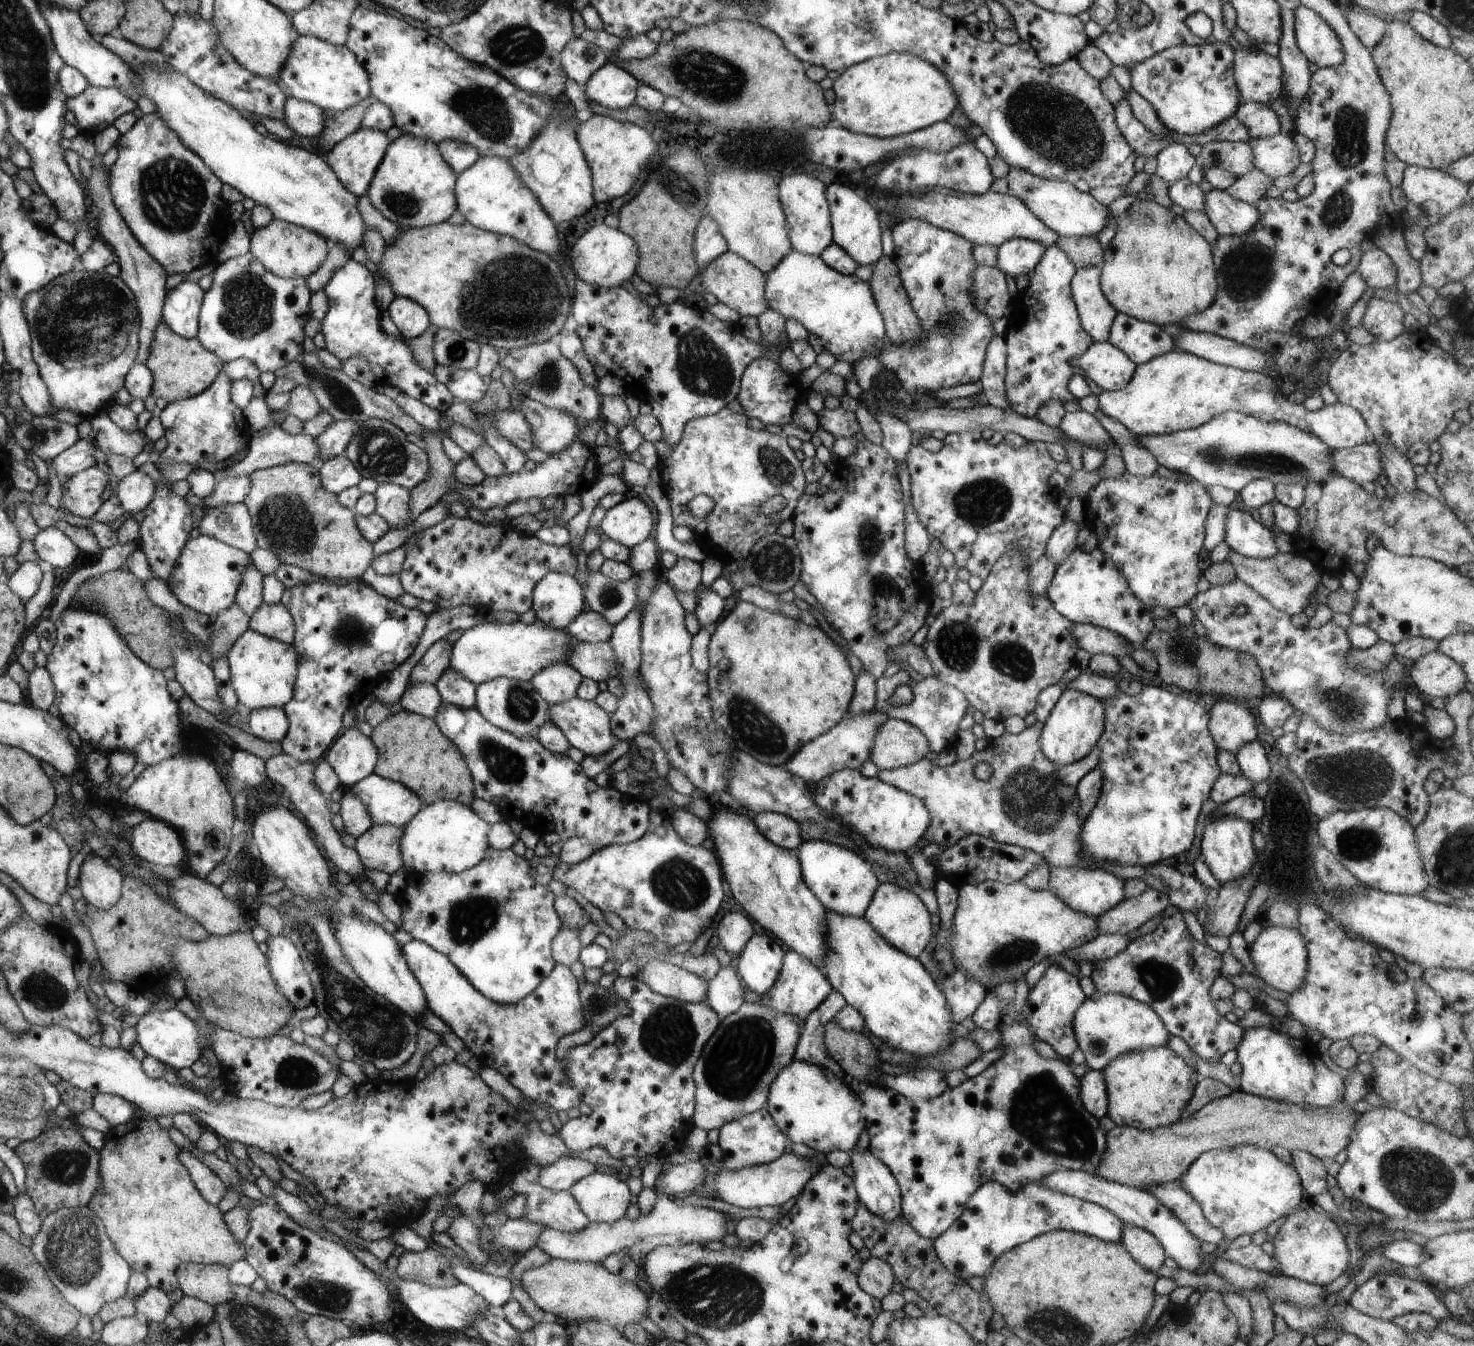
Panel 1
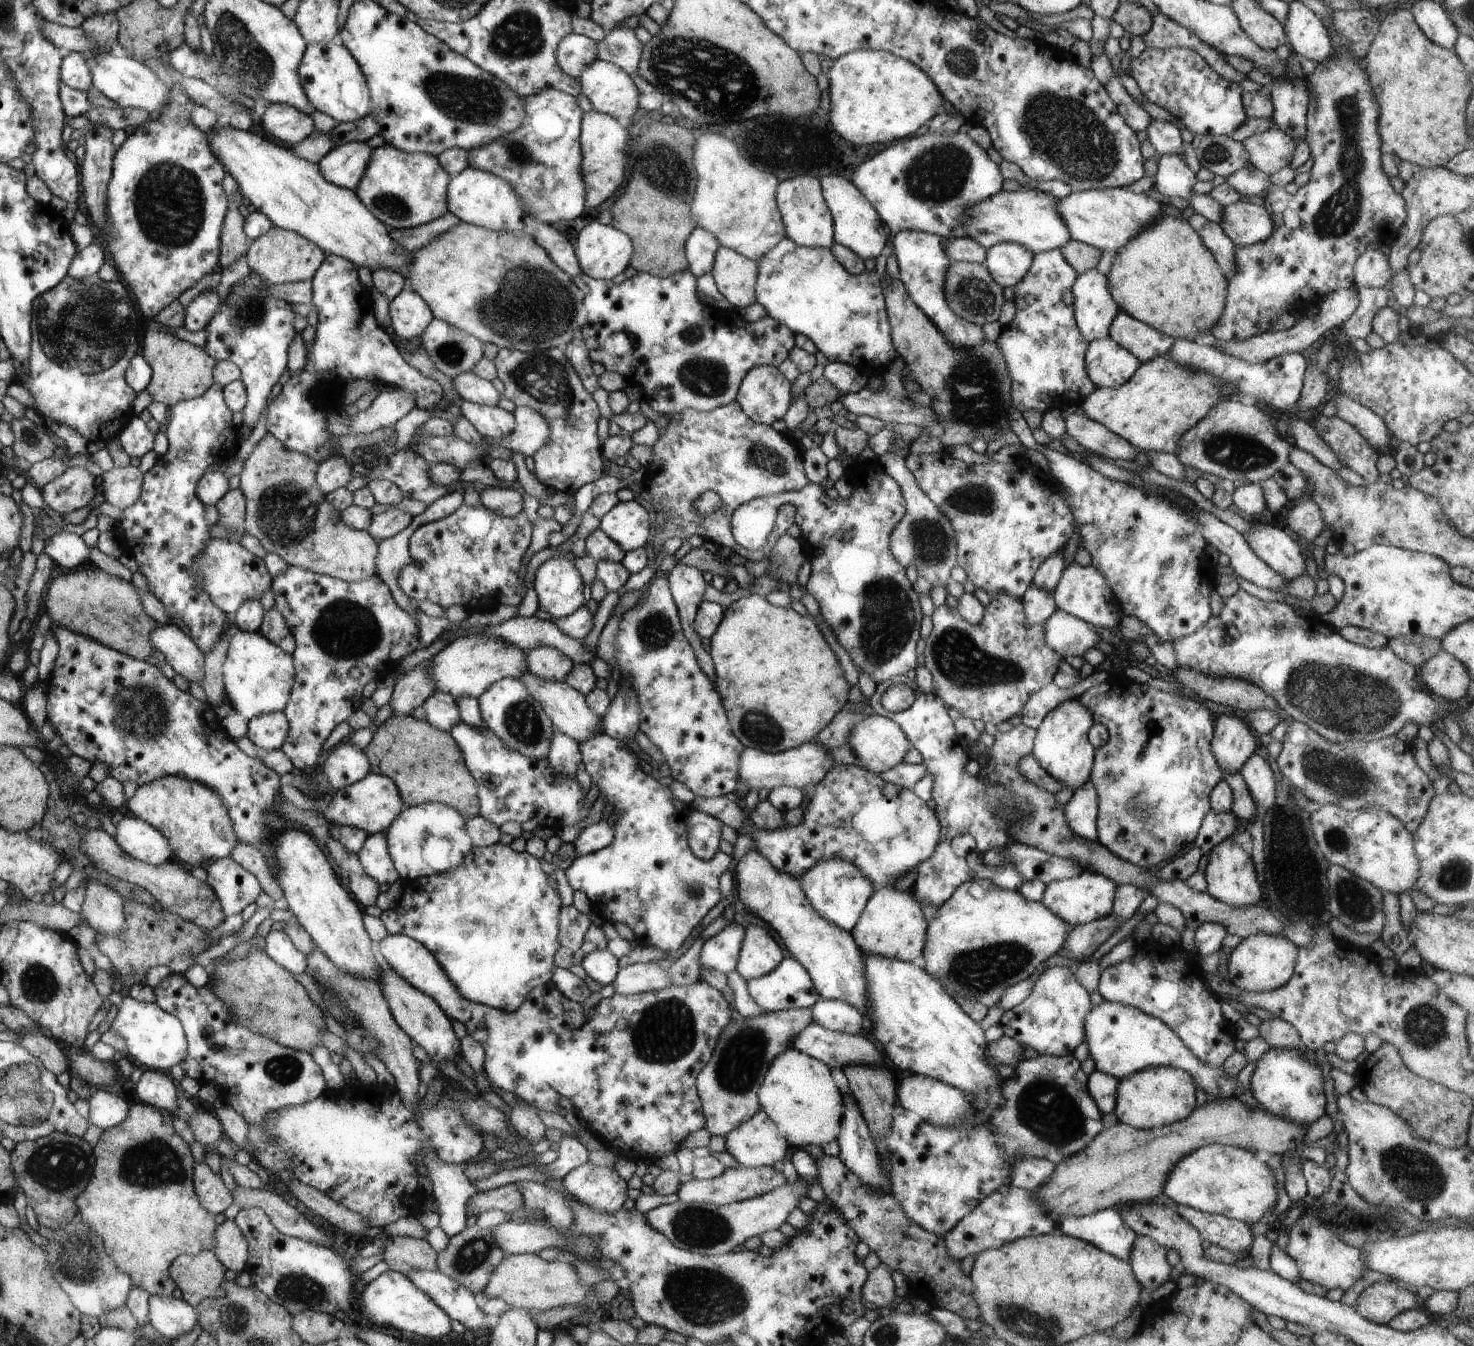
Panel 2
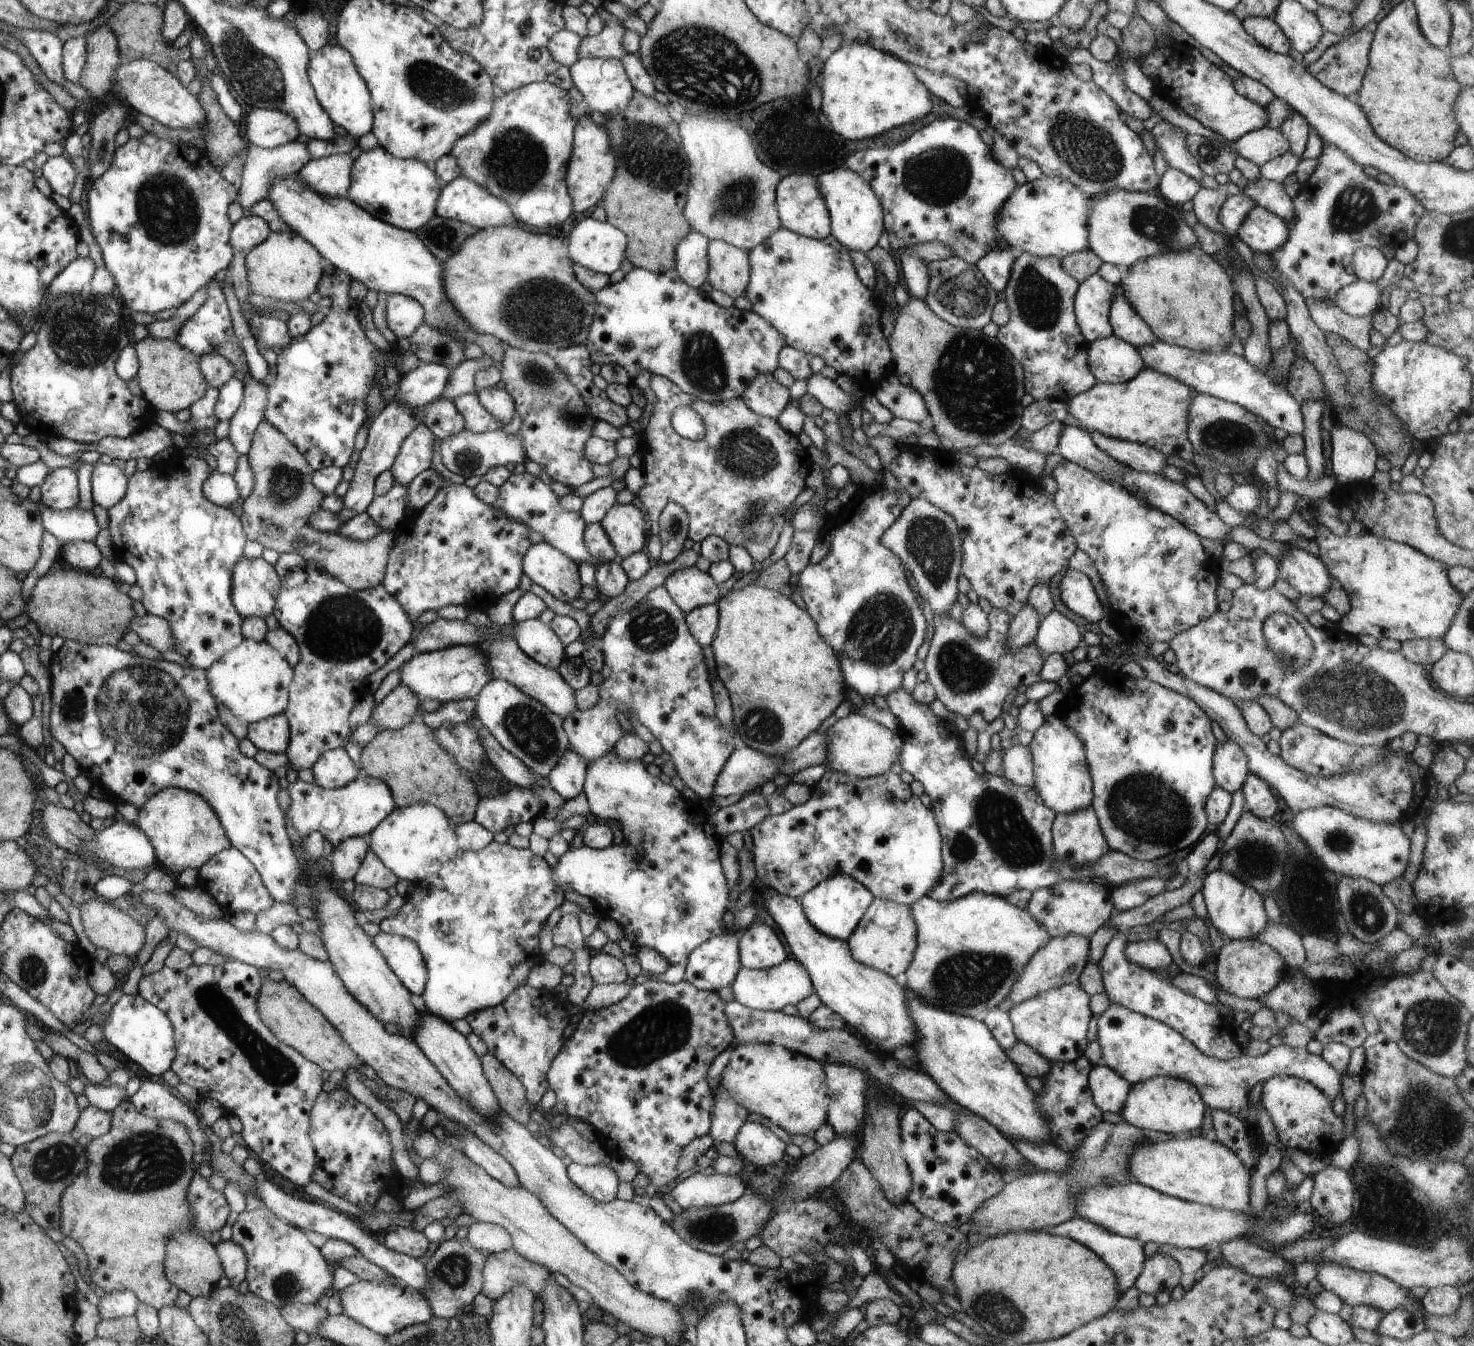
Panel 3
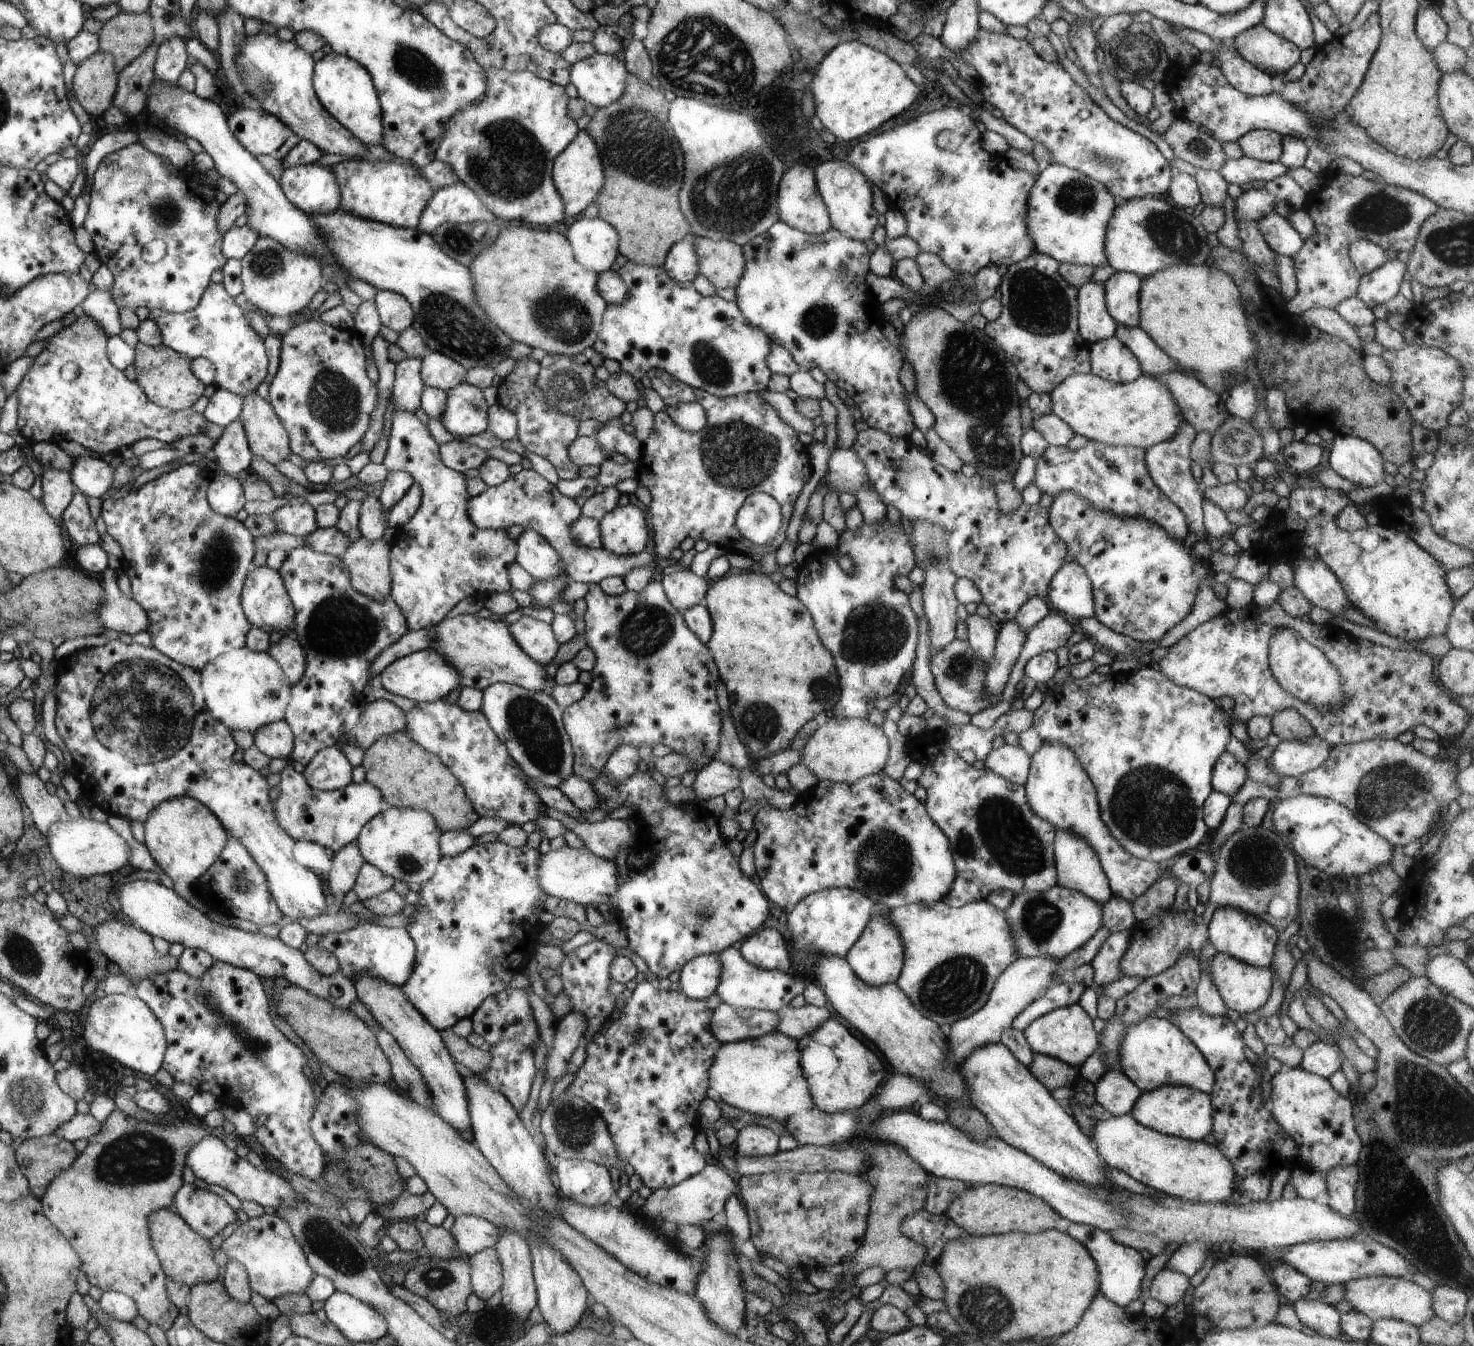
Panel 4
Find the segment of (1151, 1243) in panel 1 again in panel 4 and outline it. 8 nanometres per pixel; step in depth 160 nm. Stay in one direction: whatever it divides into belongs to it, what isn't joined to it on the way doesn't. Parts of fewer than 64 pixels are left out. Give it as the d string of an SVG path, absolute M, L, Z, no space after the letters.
M1165 1266L1152 1280L1147 1296L1156 1298L1169 1308L1176 1302L1187 1301L1191 1292L1189 1278Z

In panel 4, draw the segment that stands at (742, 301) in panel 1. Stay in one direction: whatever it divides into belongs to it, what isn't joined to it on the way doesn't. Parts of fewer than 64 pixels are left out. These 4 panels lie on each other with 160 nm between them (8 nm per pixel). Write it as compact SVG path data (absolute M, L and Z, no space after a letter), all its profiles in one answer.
M697 237L699 271L716 289L735 289L745 269L743 248L727 240Z

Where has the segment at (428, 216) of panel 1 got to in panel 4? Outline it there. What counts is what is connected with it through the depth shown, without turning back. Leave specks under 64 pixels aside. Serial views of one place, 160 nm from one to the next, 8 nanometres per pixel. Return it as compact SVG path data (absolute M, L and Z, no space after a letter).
M347 159L331 166L341 185L341 206L354 216L405 229L420 226L422 211L433 198L435 189L421 175L421 168L399 159Z

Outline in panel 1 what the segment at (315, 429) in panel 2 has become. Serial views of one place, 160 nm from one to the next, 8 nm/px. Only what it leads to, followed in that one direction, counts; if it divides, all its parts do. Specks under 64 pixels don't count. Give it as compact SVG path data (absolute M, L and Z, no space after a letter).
M351 257L334 272L332 280L322 286L322 290L330 307L321 321L320 330L324 335L324 348L334 358L342 362L360 356L368 362L377 385L398 388L441 414L450 408L453 404L450 390L436 379L433 372L423 369L412 360L412 352L401 336L390 336L381 328L382 312L376 304L376 279L371 268L358 264Z

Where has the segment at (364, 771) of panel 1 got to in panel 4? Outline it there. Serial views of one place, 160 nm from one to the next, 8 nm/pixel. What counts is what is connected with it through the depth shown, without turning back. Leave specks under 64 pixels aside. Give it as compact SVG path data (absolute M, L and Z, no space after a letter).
M340 747L325 748L307 764L303 775L309 784L321 791L333 791L352 783L352 762Z

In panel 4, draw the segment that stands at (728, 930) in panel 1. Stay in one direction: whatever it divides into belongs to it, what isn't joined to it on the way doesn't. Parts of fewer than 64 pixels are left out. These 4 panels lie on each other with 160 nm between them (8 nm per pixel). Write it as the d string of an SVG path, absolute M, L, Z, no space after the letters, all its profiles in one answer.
M718 953L700 954L682 967L678 981L679 990L691 999L706 1001L708 996L716 992L721 972L722 961L719 961Z

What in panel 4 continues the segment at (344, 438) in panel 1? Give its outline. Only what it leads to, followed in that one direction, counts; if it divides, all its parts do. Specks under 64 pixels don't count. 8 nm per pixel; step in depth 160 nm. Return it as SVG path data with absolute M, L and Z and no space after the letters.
M428 351L421 361L420 374L426 387L447 392L465 380L467 368L441 352Z

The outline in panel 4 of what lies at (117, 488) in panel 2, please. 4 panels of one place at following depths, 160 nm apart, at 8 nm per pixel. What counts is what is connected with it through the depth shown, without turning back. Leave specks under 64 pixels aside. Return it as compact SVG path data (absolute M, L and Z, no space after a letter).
M77 458L71 470L73 483L88 498L100 498L104 492L113 487L116 470L104 459Z

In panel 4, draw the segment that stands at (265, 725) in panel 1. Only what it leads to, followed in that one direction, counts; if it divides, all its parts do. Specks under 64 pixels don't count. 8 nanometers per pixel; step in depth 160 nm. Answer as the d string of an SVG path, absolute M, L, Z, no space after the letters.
M282 719L267 724L258 731L253 732L255 747L271 759L288 759L292 755L292 729Z

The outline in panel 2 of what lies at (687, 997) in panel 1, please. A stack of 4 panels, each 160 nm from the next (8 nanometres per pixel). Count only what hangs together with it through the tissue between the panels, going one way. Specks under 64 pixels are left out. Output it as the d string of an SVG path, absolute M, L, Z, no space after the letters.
M658 961L632 963L618 971L614 981L615 992L623 995L659 991L673 984Z

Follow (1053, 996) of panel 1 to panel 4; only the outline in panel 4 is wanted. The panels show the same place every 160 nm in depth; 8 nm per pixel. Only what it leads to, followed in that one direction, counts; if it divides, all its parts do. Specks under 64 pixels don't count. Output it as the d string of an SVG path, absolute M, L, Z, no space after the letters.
M1074 1003L1070 1007L1060 1007L1036 1017L1022 1032L1035 1054L1058 1058L1079 1070L1100 1044L1092 1022L1079 1003Z

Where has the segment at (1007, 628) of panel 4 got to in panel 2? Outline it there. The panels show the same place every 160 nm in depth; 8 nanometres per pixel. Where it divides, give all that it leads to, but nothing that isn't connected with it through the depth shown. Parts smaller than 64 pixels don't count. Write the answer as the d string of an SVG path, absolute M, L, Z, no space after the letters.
M1032 583L1029 589L1021 596L1027 623L1035 625L1044 623L1058 608L1055 606L1053 594L1046 589L1042 590Z

